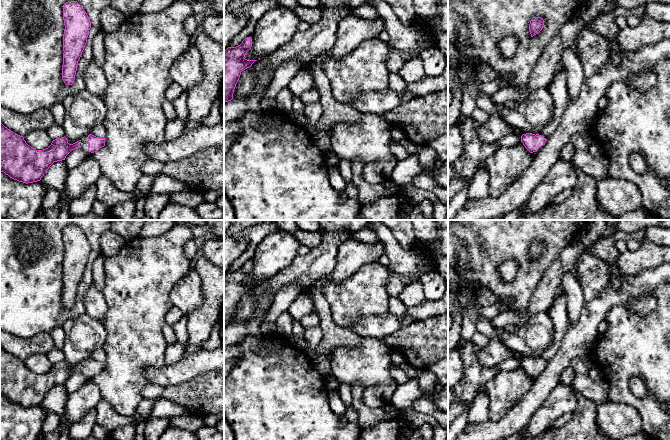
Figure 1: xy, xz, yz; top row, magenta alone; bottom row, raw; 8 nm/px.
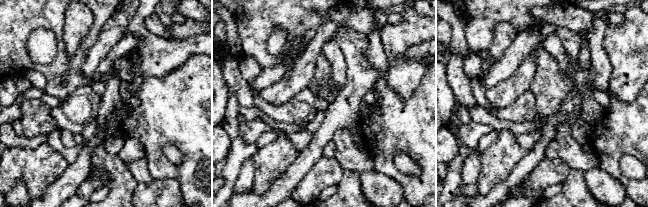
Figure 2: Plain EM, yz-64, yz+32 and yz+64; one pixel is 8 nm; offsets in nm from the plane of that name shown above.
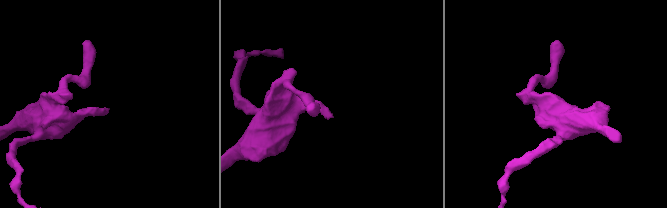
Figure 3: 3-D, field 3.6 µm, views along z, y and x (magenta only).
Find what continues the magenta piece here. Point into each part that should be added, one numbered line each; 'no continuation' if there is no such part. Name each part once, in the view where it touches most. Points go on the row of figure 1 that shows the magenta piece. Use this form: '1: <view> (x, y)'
1: xy (83, 141)

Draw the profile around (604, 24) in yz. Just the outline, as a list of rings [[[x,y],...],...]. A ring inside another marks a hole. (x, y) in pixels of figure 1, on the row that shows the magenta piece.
[[[599,13],[594,19],[589,20],[586,23],[585,28],[591,29],[598,34],[606,36],[609,39],[617,39],[620,31],[620,28],[615,22],[615,15],[613,13]]]

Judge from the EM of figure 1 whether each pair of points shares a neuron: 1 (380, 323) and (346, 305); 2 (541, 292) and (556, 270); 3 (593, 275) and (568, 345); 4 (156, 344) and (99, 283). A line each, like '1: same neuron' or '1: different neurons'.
1: different neurons
2: same neuron
3: same neuron
4: different neurons

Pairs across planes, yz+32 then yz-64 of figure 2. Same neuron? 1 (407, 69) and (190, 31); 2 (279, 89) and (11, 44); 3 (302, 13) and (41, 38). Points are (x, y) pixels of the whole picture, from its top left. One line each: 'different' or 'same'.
1: same
2: different
3: different

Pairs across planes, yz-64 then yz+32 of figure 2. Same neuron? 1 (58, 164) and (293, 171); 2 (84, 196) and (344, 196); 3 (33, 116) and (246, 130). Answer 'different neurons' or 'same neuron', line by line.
1: different neurons
2: different neurons
3: same neuron

